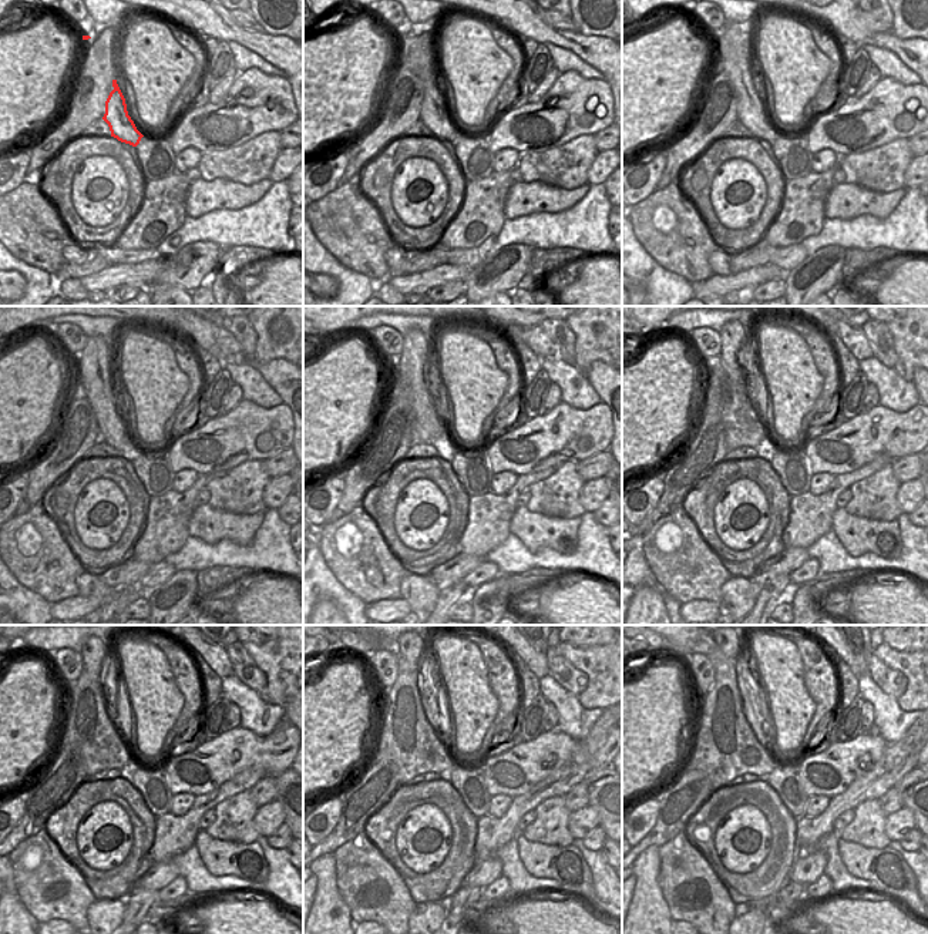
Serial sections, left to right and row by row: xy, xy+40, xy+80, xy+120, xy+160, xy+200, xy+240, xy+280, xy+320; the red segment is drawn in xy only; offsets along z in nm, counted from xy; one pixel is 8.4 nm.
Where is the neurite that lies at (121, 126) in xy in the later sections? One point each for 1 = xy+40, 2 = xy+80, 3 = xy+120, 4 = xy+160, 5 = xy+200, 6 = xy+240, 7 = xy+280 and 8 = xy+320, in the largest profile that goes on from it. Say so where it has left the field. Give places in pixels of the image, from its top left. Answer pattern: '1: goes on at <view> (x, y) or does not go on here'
1: goes on at xy+40 (434, 116)
2: goes on at xy+80 (733, 44)
3: goes on at xy+120 (93, 365)
4: goes on at xy+160 (413, 362)
5: goes on at xy+200 (733, 335)
6: goes on at xy+240 (94, 654)
7: goes on at xy+280 (413, 654)
8: goes on at xy+320 (730, 654)

